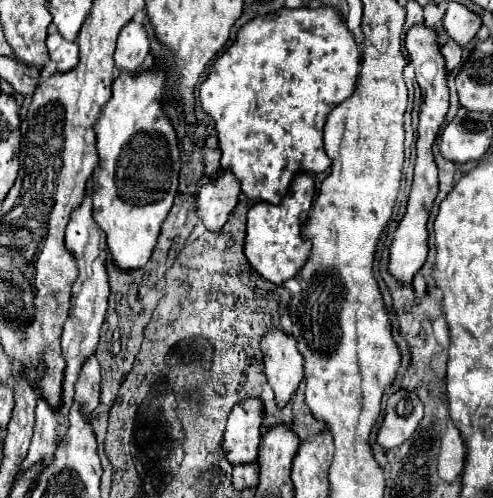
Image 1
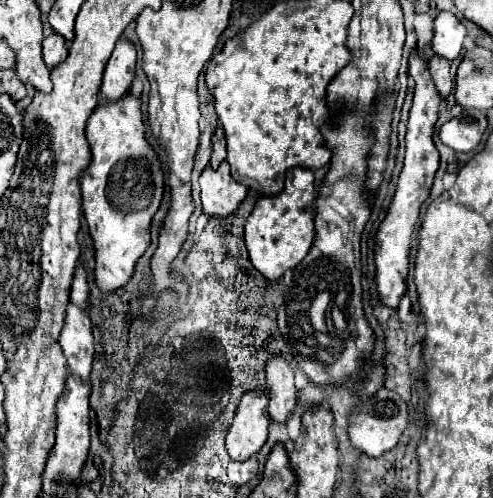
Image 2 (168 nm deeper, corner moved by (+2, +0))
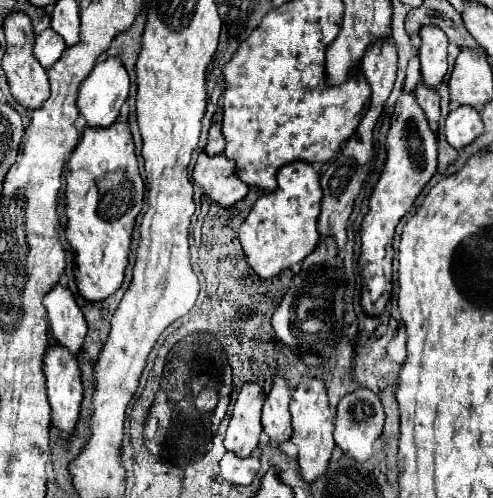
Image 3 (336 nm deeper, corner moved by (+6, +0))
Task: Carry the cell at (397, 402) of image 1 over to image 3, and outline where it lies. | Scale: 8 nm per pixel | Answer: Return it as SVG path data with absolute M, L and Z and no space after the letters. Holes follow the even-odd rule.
M357 388L355 392L341 398L337 406L337 418L335 418L335 444L343 450L345 456L355 460L367 460L373 454L373 444L383 432L383 406L381 400L367 388Z

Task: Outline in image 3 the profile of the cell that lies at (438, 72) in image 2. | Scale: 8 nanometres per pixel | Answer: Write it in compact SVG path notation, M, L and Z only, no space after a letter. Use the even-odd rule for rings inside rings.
M419 84L417 90L415 90L415 96L417 96L417 102L423 108L427 120L429 120L429 126L431 126L433 134L437 134L437 124L439 124L439 114L441 114L437 90L429 92L429 88L423 88L423 84Z

